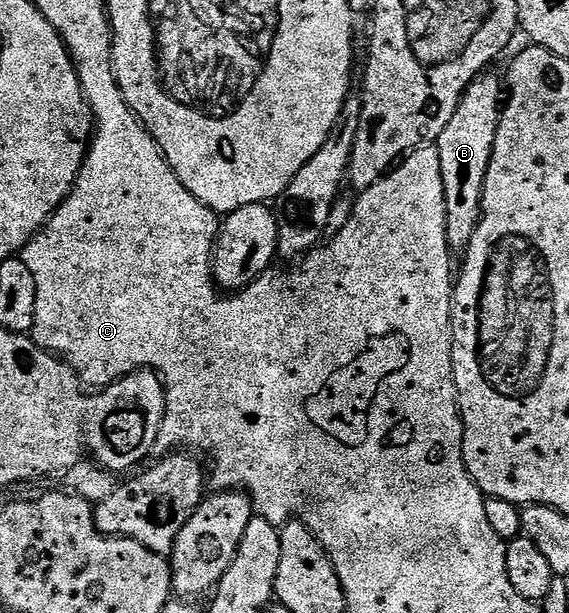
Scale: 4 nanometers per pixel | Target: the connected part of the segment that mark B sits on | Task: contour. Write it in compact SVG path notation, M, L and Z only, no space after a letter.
M479 76L471 82L470 87L462 93L460 104L456 108L456 116L448 120L448 128L437 140L438 155L440 156L440 172L444 176L444 200L446 201L446 235L451 251L465 252L470 242L476 236L476 228L482 219L482 193L484 180L488 176L490 157L496 144L498 122L504 109L504 86L494 78Z

